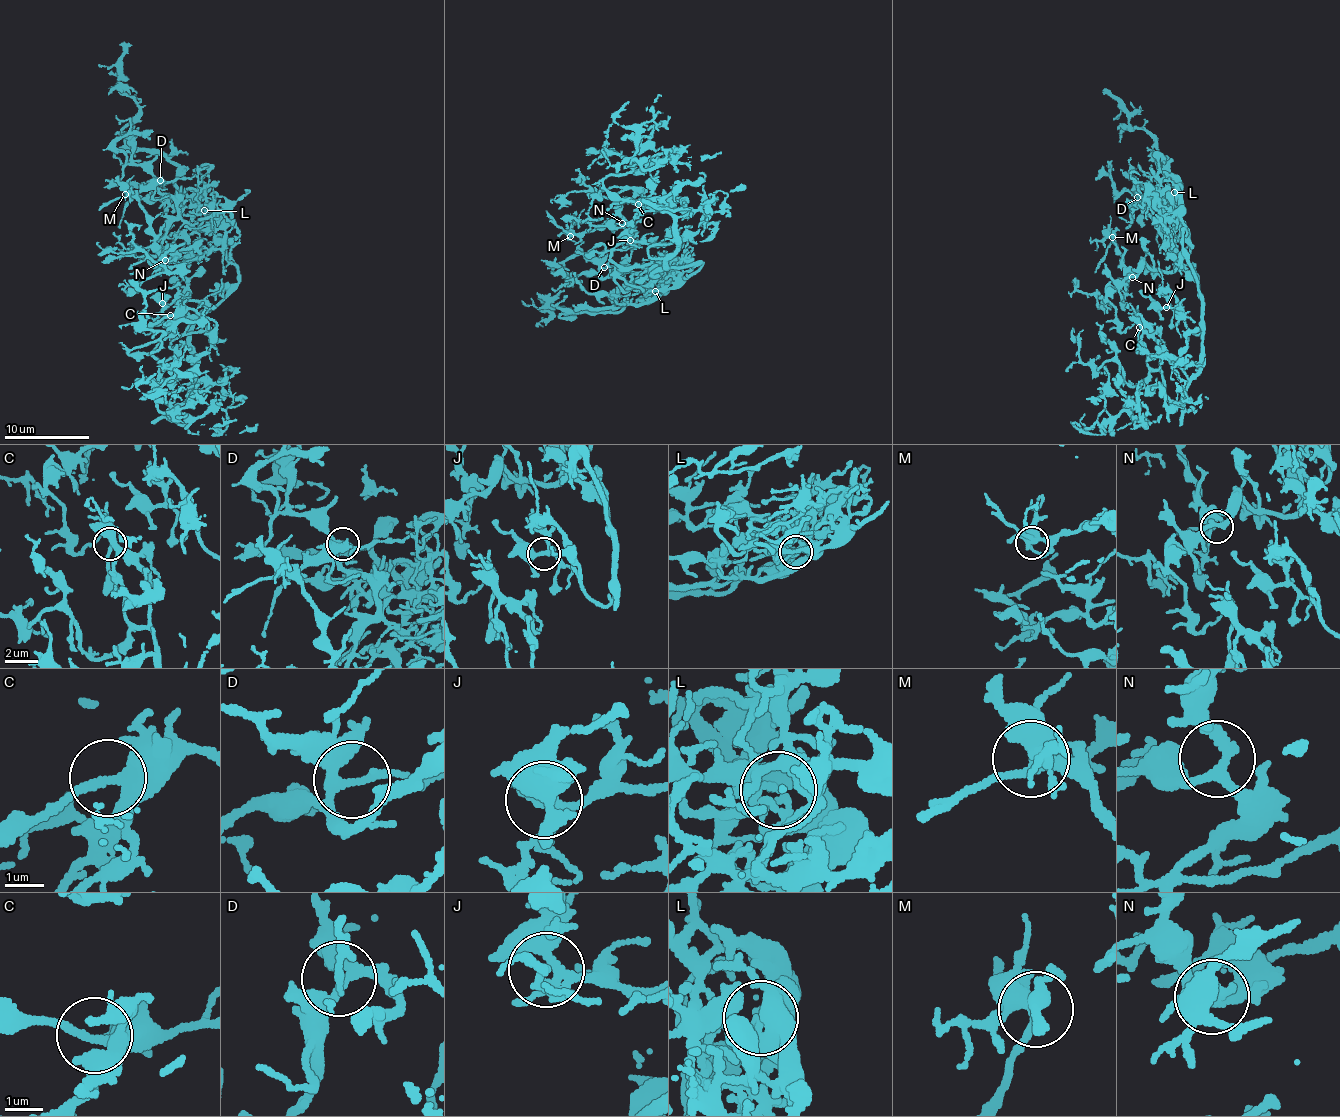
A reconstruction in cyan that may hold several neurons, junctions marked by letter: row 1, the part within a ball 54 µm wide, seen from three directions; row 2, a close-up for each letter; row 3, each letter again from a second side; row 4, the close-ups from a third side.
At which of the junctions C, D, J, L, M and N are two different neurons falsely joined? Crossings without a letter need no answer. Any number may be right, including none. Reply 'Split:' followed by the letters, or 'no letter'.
Split: L

